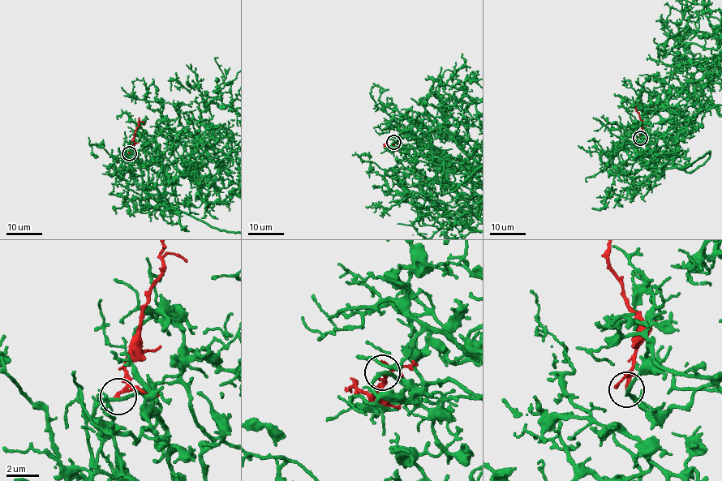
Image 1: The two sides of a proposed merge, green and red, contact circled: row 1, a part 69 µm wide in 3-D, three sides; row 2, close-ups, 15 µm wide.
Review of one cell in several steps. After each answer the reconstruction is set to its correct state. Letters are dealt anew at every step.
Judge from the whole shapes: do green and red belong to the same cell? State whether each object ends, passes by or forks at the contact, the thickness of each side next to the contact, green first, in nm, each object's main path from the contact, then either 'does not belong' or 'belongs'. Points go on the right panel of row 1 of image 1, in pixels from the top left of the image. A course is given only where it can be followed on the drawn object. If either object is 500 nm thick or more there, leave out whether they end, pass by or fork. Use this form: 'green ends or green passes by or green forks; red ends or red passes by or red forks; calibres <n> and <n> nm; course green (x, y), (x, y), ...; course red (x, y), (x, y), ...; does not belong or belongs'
green passes by; red passes by; calibres 200 and 140 nm; does not belong

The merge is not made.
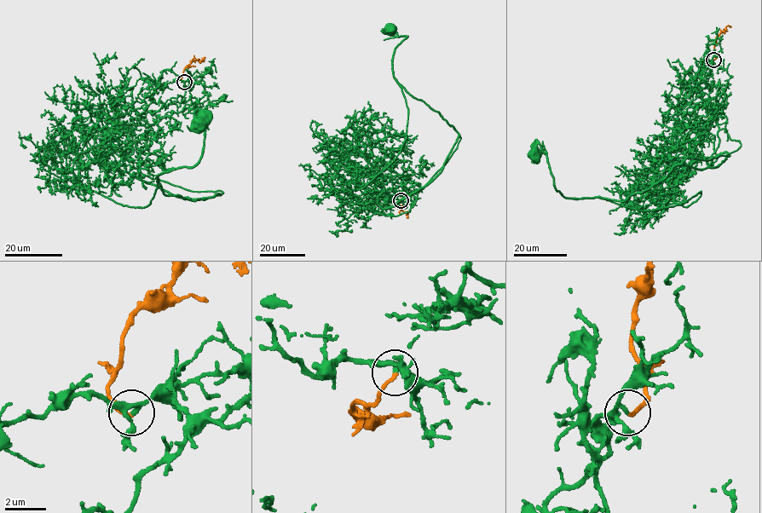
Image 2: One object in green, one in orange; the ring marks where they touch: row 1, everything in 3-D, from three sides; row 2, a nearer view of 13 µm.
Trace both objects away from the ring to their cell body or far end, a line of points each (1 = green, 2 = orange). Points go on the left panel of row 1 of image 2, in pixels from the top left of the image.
1: (184, 82), (107, 111), (128, 141), (105, 168), (219, 194), (157, 176), (198, 162), (198, 124)
2: (184, 82), (181, 80), (183, 70), (192, 61), (204, 57), (203, 60)

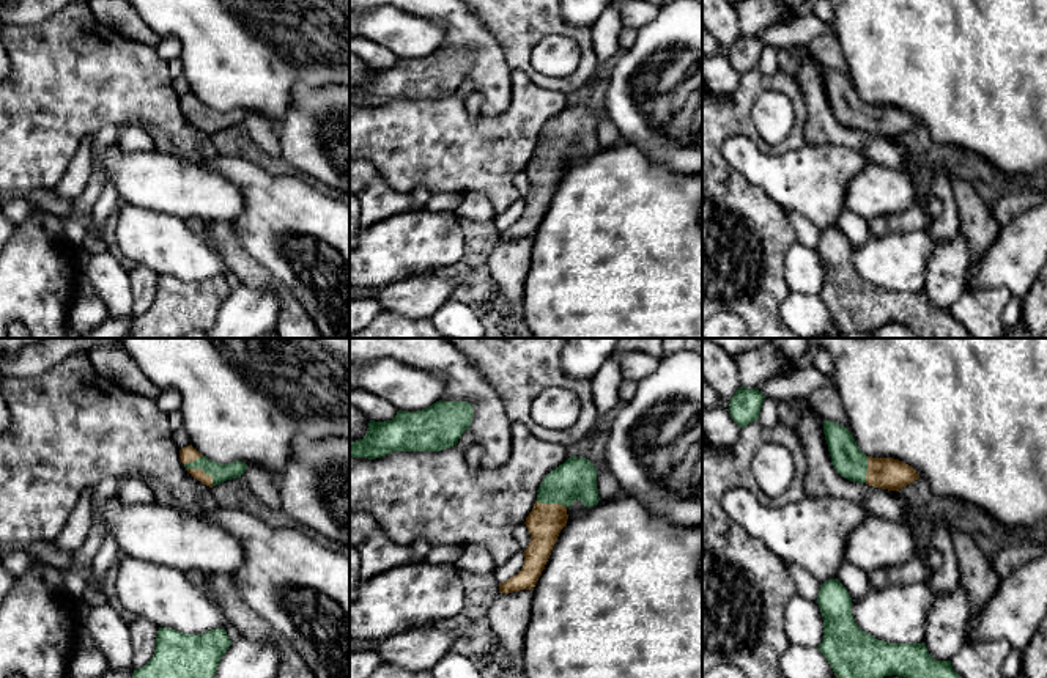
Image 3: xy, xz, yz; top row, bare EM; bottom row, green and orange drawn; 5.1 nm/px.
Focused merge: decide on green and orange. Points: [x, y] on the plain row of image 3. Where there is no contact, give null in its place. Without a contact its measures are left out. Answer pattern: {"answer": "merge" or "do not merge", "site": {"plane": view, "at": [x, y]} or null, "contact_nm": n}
{"answer": "merge", "site": {"plane": "xy", "at": [203, 118]}, "contact_nm": 170}

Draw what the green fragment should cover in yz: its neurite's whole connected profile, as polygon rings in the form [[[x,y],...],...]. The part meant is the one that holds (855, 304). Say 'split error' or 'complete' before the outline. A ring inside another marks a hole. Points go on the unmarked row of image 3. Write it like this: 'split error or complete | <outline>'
complete | [[[838,227],[820,233],[817,252],[823,264],[823,286],[817,294],[831,313],[839,333],[872,332],[886,322],[899,322],[921,338],[973,338],[957,322],[951,308],[935,308],[923,291],[883,289],[861,278],[852,263],[852,245]]]

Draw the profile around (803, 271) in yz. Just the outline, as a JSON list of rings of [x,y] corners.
[[[792,244],[784,256],[784,280],[790,293],[817,296],[823,286],[823,264],[817,249]]]

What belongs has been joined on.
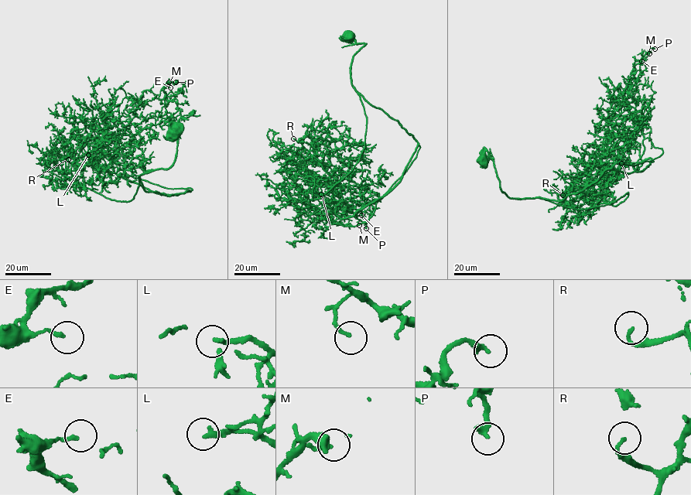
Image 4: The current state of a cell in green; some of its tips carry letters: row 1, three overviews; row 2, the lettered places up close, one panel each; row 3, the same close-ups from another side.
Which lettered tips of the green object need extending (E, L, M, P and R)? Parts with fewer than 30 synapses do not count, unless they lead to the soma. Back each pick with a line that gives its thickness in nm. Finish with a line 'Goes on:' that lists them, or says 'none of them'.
L: Thickness 150 nm
R: Thickness 140 nm
Goes on: L, R

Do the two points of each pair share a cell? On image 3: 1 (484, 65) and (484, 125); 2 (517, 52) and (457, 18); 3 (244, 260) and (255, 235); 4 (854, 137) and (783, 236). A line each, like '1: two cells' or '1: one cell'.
1: two cells
2: two cells
3: two cells
4: two cells

